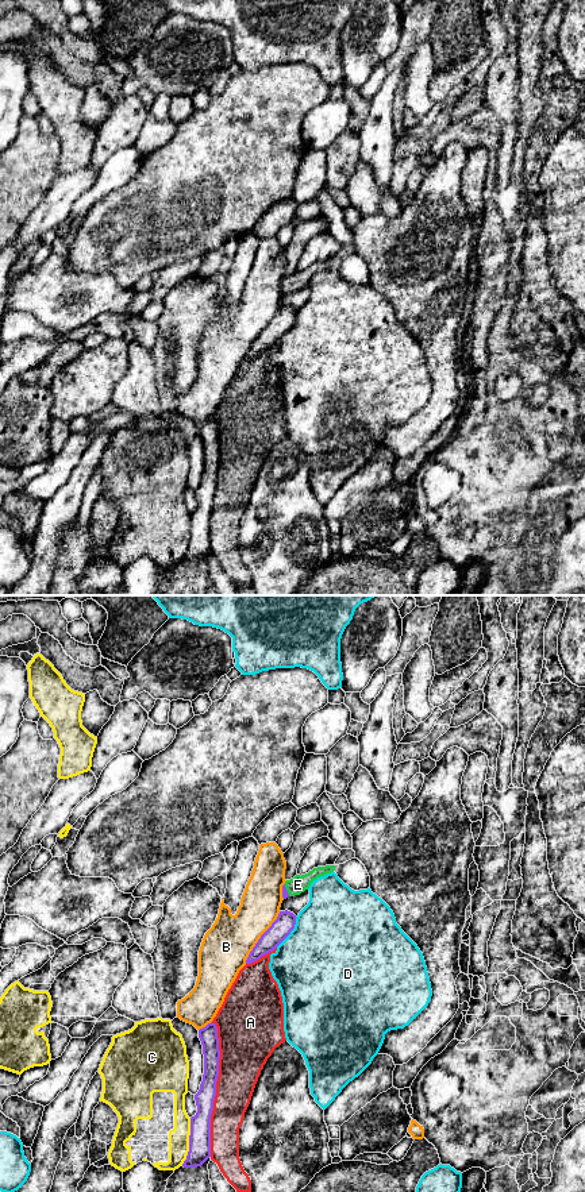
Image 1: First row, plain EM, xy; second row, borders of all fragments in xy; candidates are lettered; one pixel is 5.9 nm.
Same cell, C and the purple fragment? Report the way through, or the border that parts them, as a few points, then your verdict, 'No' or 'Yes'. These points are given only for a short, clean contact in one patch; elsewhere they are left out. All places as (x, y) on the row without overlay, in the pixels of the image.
Yes

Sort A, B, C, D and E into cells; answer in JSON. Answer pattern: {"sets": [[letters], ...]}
{"sets": [["A"], ["B"], ["C", "E"], ["D"]]}

